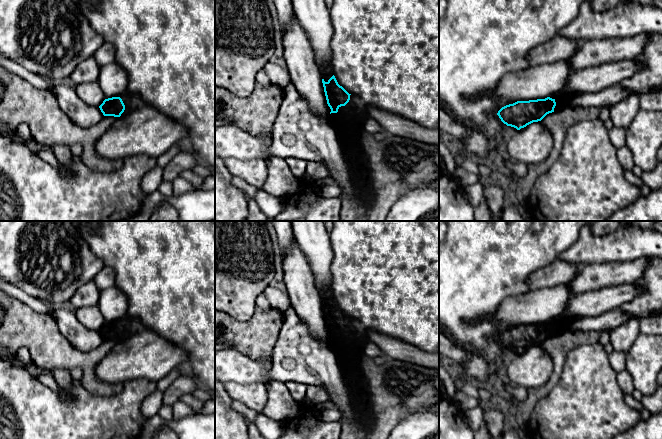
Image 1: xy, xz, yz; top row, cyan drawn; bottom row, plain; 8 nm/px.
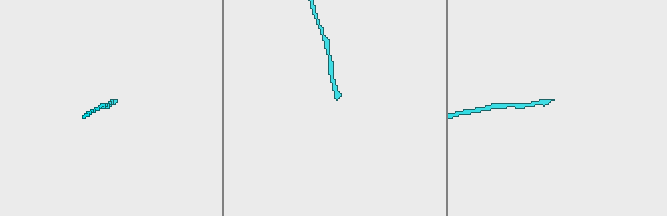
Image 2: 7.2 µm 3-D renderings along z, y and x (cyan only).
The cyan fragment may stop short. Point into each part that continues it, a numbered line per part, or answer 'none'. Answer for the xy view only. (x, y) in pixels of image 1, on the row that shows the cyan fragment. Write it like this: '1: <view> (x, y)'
1: xy (132, 102)

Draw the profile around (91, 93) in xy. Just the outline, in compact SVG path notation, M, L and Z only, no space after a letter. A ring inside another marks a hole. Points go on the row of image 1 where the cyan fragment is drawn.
M83 83L75 87L78 97L86 104L99 107L106 99L99 83Z

